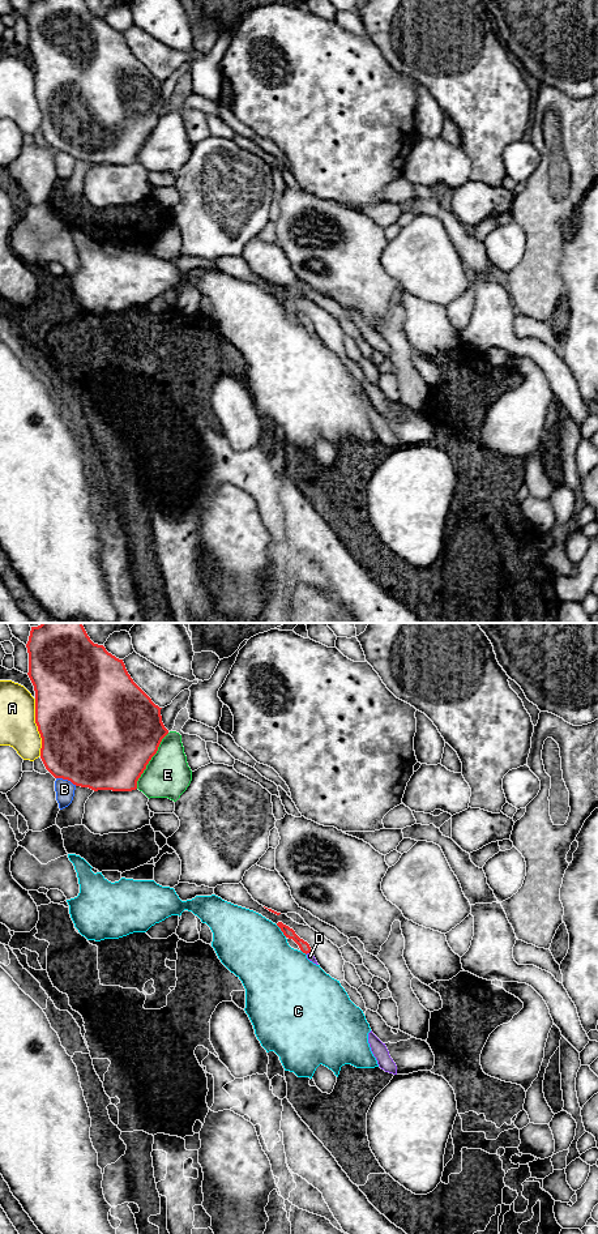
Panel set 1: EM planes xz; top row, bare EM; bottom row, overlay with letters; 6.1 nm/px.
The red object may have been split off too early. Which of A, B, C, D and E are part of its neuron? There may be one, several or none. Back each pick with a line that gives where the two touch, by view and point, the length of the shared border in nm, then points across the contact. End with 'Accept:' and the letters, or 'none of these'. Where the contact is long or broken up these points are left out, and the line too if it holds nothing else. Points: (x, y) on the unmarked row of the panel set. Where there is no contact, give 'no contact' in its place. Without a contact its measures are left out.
D: xz (308, 325) | 40 nm | across xz (289, 306), (308, 325), (310, 329)
Accept: D

